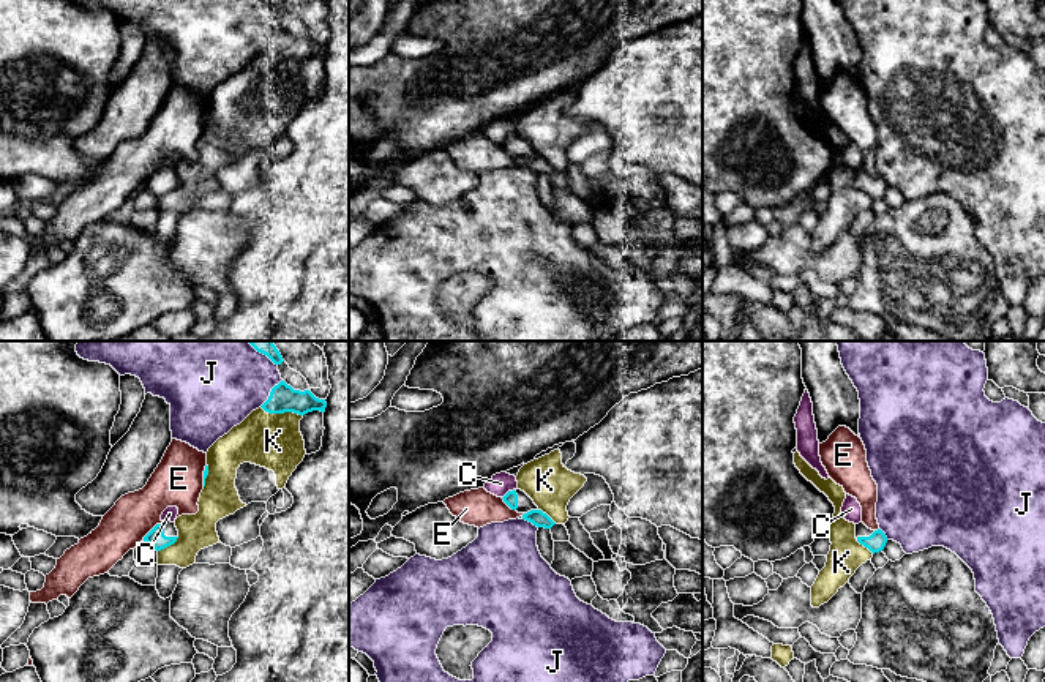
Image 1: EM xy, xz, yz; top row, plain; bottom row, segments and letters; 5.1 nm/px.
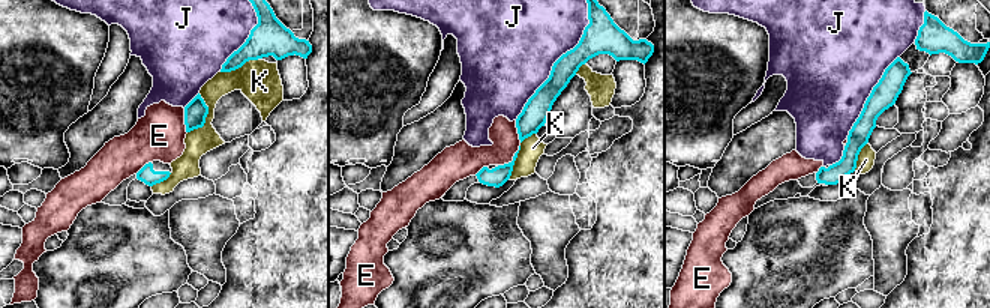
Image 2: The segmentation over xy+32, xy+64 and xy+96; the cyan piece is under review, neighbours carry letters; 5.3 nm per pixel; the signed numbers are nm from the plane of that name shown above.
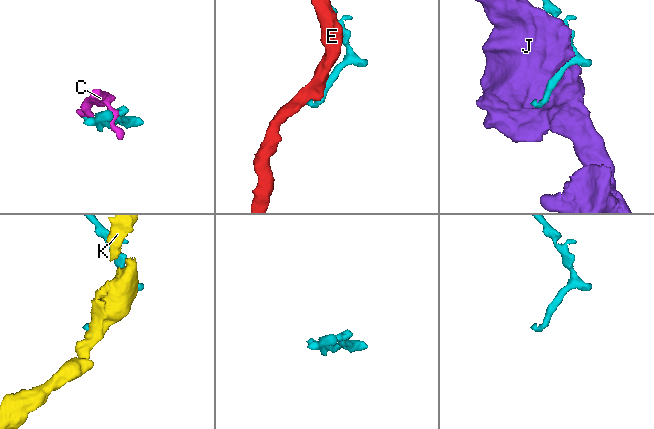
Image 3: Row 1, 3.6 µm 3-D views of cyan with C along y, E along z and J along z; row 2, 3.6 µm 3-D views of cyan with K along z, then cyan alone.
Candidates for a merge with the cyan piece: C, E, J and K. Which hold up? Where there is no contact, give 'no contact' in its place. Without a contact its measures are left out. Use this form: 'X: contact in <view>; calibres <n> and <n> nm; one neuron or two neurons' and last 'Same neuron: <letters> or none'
C: contact in xz; calibres 70 and 110 nm; two neurons
E: contact in xy; calibres 90 and 220 nm; two neurons
J: contact in xy; calibres 140 and 440 nm; two neurons
K: contact in xy; calibres 140 and 280 nm; two neurons
Same neuron: none

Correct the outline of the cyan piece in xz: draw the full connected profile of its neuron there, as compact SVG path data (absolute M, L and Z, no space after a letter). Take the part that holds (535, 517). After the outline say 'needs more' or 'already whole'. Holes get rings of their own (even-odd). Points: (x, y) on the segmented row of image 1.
M518 488L508 491L502 499L511 510L516 510L521 515L519 519L526 519L534 526L545 529L551 529L556 524L524 491Z; needs more

